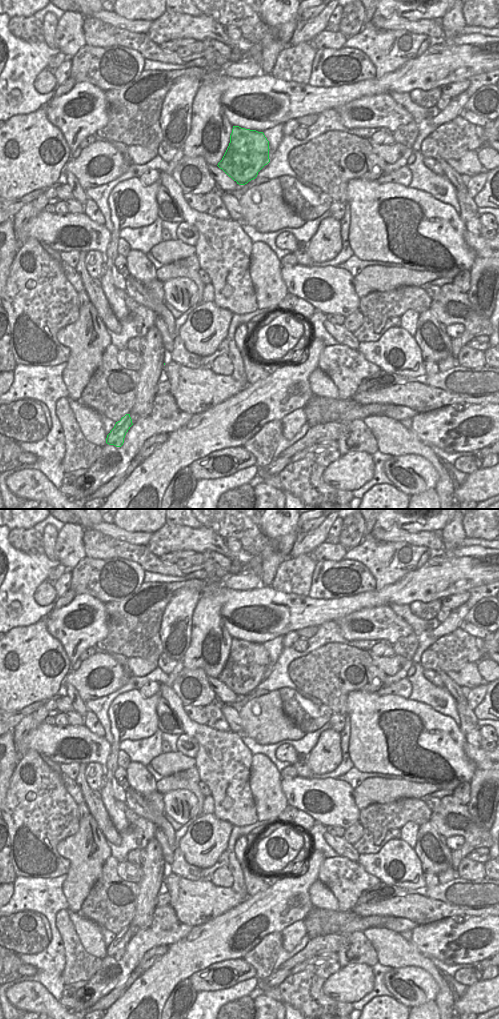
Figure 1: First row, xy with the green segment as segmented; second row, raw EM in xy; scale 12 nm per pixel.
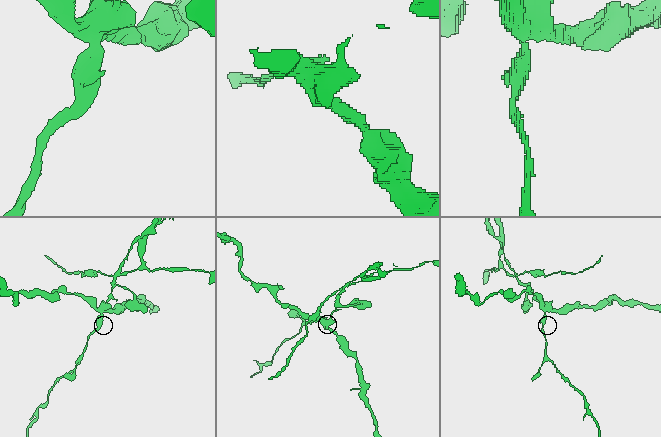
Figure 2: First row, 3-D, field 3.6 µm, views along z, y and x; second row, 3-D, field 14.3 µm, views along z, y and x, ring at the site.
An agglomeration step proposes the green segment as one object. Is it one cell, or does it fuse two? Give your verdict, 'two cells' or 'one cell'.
two cells

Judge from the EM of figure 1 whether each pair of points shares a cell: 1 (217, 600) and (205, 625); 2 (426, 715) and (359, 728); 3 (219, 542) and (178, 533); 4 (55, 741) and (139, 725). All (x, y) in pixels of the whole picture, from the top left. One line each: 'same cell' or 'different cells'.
1: same cell
2: same cell
3: same cell
4: different cells

